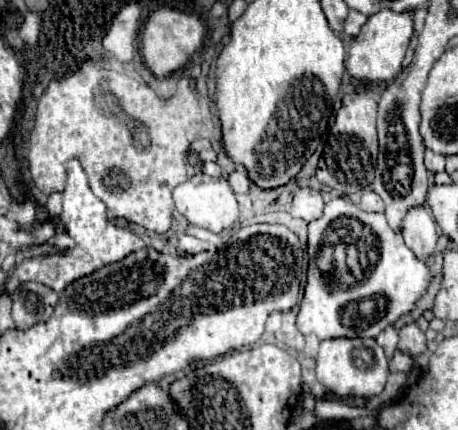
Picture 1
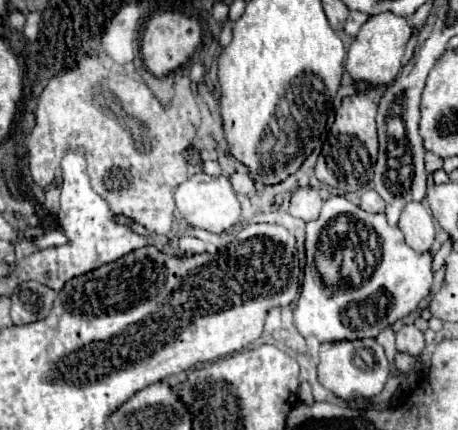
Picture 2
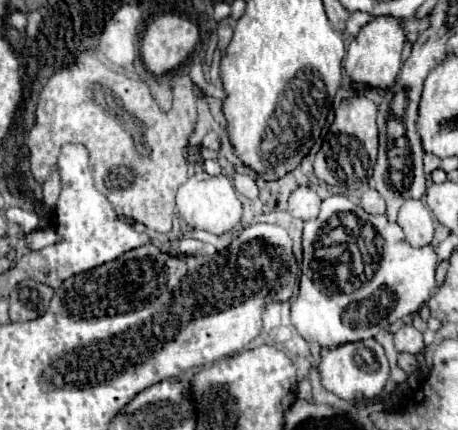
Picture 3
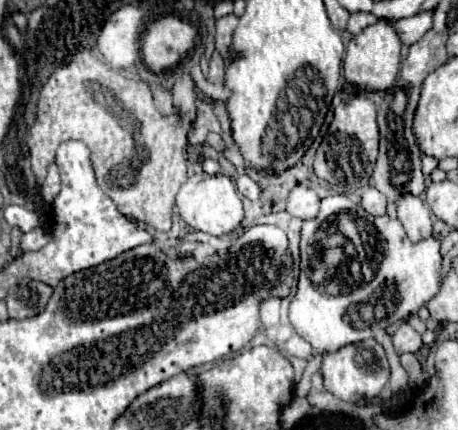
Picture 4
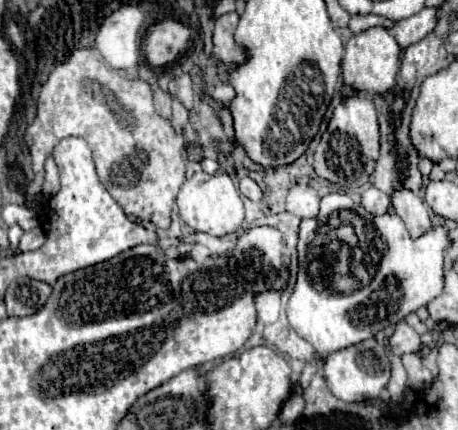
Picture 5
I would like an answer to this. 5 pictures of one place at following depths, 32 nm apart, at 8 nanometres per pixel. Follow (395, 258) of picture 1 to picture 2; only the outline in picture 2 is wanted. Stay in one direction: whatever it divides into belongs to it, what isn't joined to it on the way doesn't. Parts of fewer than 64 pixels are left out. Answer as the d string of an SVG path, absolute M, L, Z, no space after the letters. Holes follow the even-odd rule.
M332 196L324 202L320 218L306 224L306 266L304 266L304 282L300 290L300 298L294 304L294 326L304 338L314 336L318 342L342 342L342 340L362 340L376 338L380 330L392 326L396 320L408 316L418 308L418 304L430 294L434 272L432 262L434 256L430 250L416 252L404 242L404 234L398 226L390 226L384 214L368 214L344 196ZM340 214L354 214L366 226L374 228L374 232L382 238L382 258L372 276L364 278L358 288L328 288L314 266L314 252L320 238L320 232L328 226L328 222Z

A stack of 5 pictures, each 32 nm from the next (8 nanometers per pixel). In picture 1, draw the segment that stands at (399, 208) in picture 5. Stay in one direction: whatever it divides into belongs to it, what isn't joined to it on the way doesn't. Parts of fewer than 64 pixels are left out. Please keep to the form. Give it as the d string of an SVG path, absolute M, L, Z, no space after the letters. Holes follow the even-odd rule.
M414 206L406 212L402 220L402 234L404 242L412 248L412 252L416 252L416 256L428 258L434 254L438 234L434 218L426 206Z

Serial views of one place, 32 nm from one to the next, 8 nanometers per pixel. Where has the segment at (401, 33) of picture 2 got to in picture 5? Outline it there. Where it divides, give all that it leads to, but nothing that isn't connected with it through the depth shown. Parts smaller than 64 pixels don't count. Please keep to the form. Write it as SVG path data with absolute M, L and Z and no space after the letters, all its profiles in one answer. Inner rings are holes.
M370 28L360 34L354 34L346 42L344 58L342 58L342 80L346 86L354 88L356 92L364 94L386 94L394 88L396 84L396 74L398 74L398 62L400 62L400 46L398 42L388 34L386 28Z

